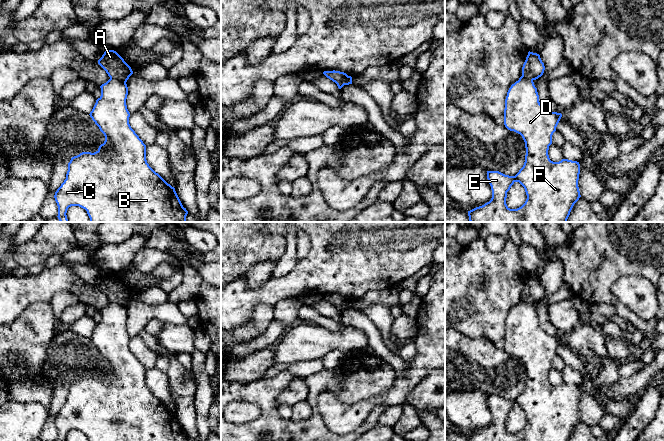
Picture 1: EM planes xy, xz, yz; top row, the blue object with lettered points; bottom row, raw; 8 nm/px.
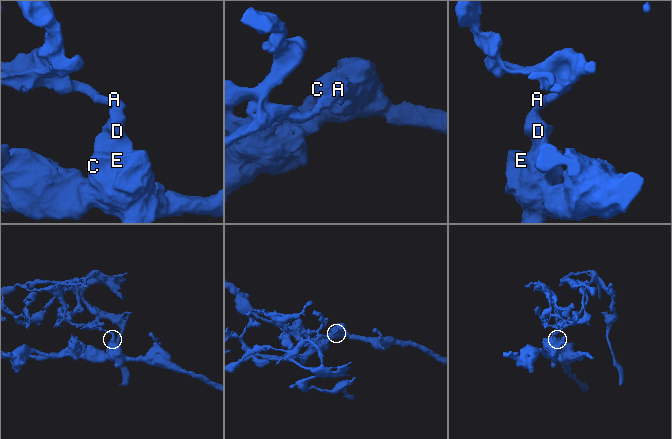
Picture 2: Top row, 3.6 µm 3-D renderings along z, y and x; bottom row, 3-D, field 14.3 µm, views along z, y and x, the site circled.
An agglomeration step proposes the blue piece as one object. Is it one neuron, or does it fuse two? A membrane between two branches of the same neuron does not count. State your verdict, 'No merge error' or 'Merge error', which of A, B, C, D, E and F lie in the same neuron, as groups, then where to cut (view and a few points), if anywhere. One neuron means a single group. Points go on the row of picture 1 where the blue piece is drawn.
Merge error. Groups: A / B C D E F. Split along xy (110, 77), (125, 82)

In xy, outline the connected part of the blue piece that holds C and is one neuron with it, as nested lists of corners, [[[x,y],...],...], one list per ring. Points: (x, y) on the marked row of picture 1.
[[[110,78],[100,88],[101,96],[89,115],[104,134],[105,141],[96,152],[82,152],[72,157],[68,163],[66,179],[54,195],[59,221],[69,222],[66,215],[68,208],[79,206],[87,211],[90,222],[186,222],[188,211],[183,207],[175,188],[149,166],[146,160],[146,145],[129,124],[126,82]]]

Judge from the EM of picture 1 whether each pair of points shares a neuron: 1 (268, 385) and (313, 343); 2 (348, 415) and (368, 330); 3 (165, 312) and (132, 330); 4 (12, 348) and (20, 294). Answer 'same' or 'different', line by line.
1: different
2: different
3: same
4: different

